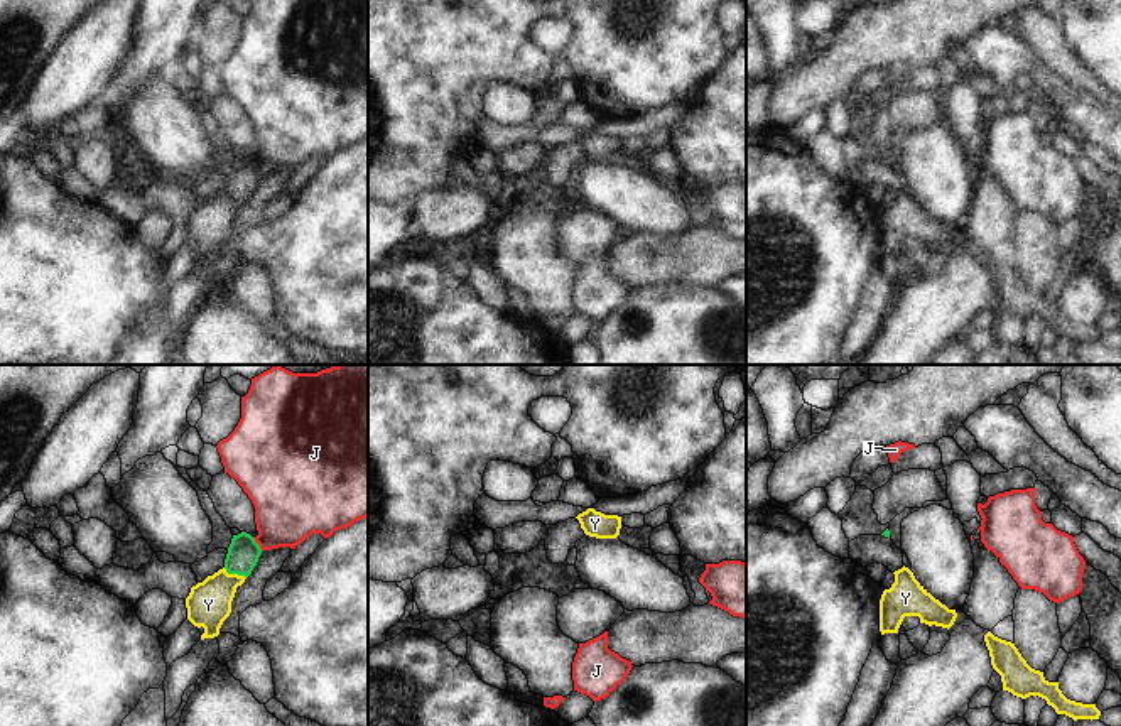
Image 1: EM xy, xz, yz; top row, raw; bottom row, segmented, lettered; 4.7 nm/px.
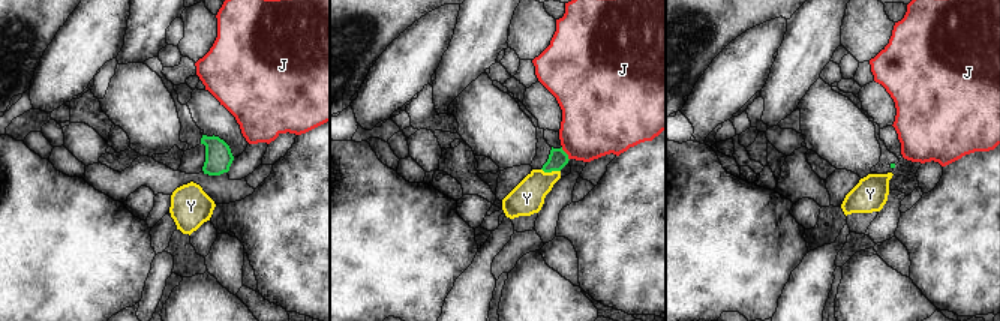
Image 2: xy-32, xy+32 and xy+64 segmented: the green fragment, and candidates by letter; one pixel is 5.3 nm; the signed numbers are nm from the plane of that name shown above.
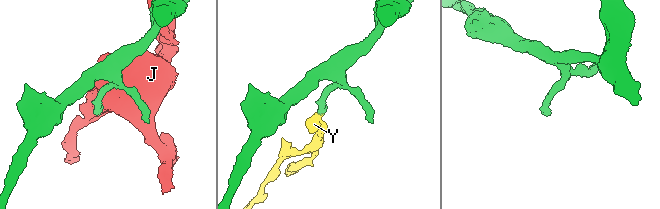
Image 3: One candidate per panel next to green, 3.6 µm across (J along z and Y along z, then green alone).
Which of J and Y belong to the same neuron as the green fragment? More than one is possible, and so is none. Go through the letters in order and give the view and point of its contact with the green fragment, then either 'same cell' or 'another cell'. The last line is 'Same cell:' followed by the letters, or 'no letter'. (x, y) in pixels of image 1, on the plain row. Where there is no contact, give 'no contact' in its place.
J: xy (257, 166) | another cell
Y: xy (235, 195) | same cell
Same cell: Y

